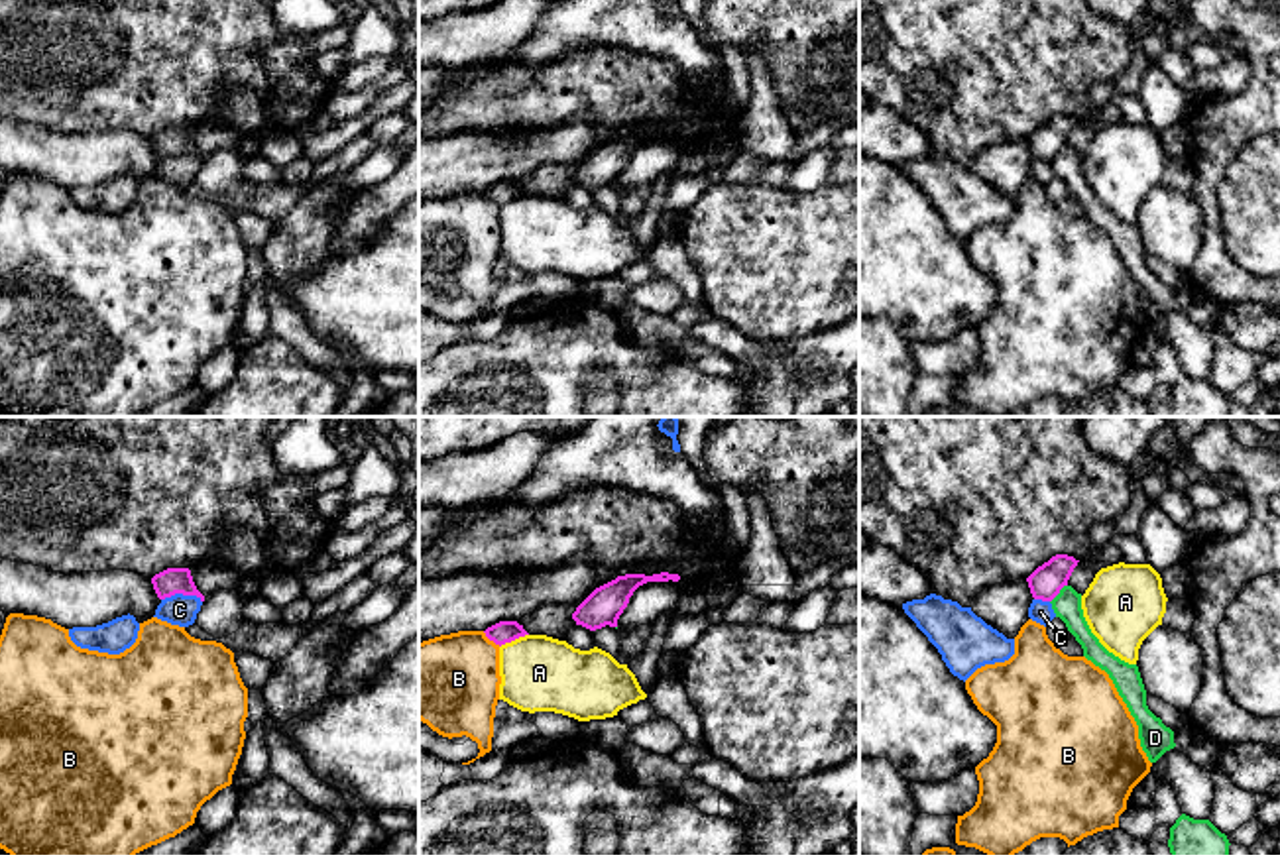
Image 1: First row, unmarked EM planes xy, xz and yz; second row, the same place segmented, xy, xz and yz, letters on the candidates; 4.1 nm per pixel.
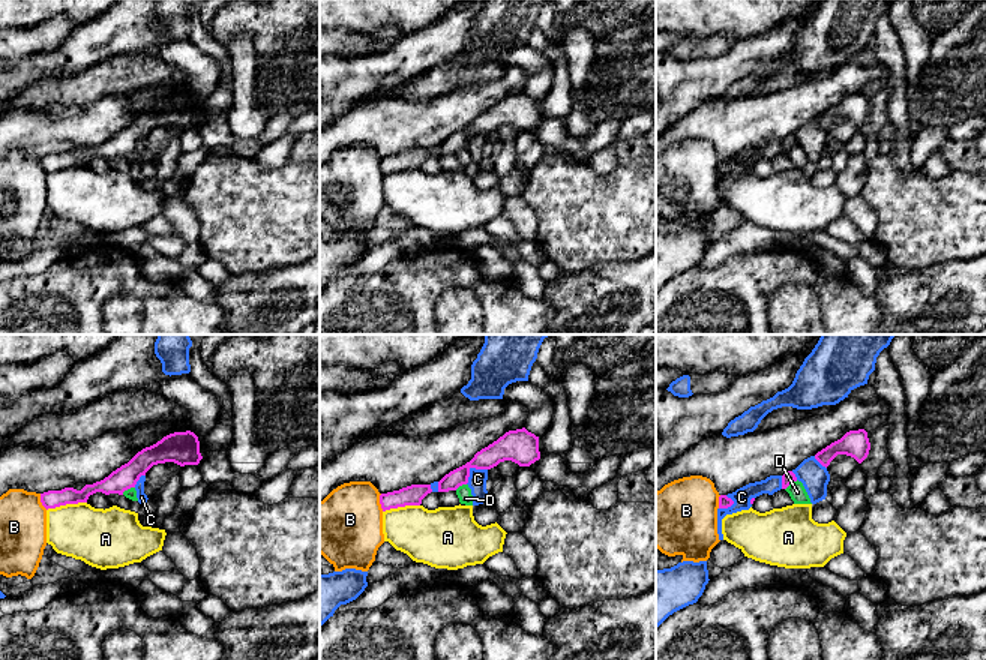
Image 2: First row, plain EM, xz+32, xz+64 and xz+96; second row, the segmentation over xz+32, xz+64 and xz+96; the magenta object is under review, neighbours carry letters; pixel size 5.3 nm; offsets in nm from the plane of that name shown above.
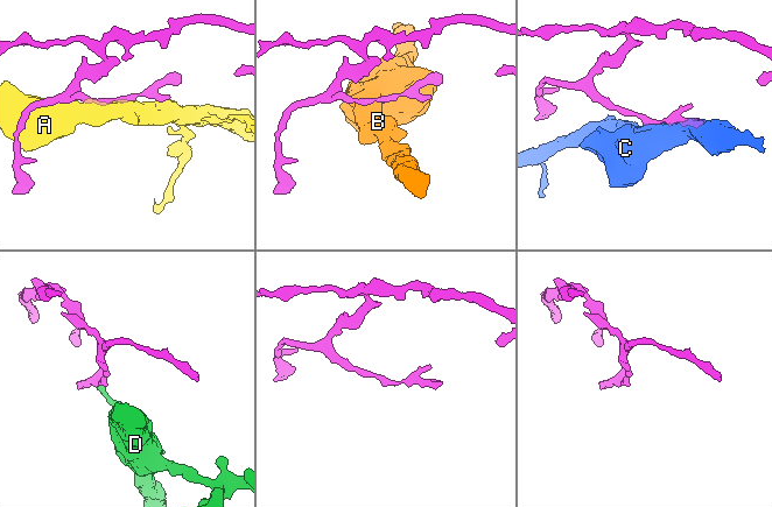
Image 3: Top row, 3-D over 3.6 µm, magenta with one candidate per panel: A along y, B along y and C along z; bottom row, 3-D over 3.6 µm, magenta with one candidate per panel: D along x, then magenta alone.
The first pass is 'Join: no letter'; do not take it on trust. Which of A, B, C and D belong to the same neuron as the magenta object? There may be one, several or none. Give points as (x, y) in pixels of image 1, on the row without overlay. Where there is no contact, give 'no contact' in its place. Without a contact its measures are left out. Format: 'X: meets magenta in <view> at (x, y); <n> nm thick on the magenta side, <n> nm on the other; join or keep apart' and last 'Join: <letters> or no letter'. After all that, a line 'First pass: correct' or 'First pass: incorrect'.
A: meets magenta in xz at (514, 199); 90 nm thick on the magenta side, 300 nm on the other; keep apart
B: meets magenta in xz at (492, 199); 90 nm thick on the magenta side, 400 nm on the other; keep apart
C: meets magenta in xy at (181, 152); 110 nm thick on the magenta side, 130 nm on the other; keep apart
D: meets magenta in yz at (1058, 152); 140 nm thick on the magenta side, 120 nm on the other; keep apart
Join: no letter
First pass: correct

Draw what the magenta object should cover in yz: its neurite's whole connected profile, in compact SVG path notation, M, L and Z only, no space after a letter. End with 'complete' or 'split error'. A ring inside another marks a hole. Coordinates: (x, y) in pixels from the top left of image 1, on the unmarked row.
M1056 114L1038 126L1028 138L1028 147L1034 159L1052 161L1077 126L1079 120L1068 114Z; complete

